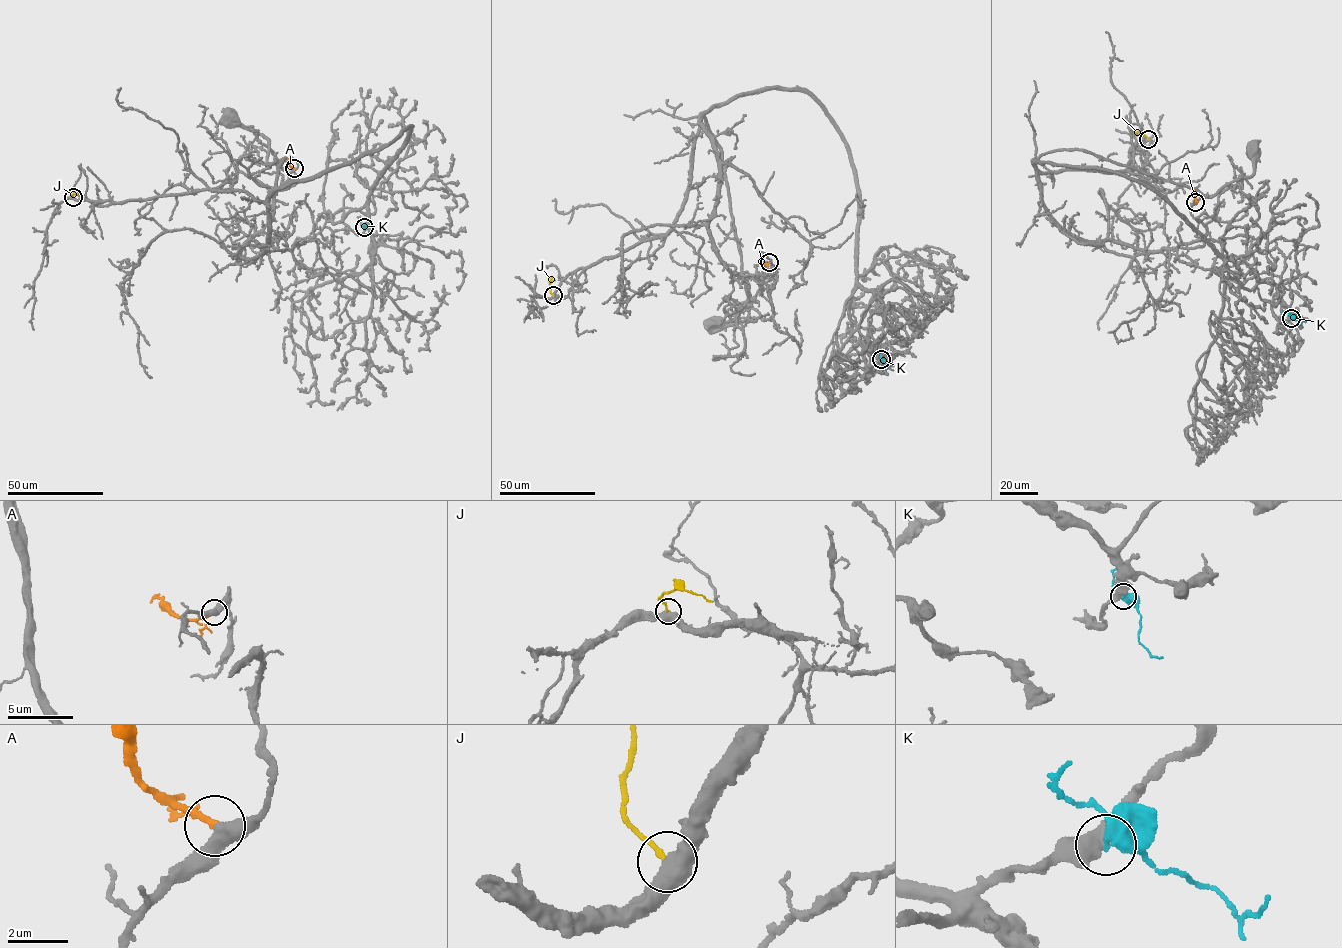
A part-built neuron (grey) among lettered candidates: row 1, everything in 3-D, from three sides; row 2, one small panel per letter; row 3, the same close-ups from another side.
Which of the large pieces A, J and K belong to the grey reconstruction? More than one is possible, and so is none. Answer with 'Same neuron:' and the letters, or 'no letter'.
Same neuron: A

